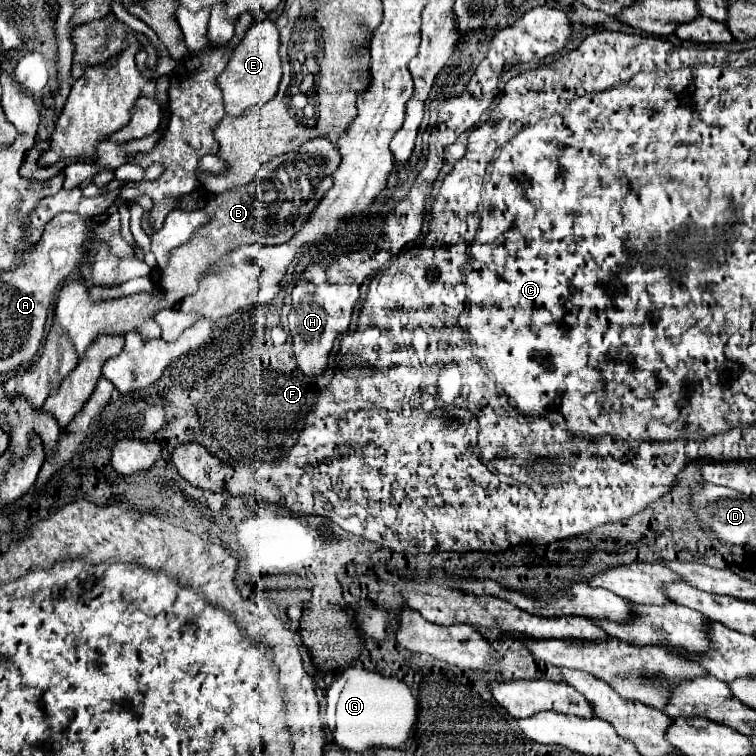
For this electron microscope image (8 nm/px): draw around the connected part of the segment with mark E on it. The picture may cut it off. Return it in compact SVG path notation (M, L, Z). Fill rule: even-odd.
M262 20L262 22L254 22L248 28L244 40L232 52L224 72L216 78L216 84L220 86L224 96L224 110L228 116L242 116L246 114L248 108L264 106L276 96L282 78L278 48L280 48L280 36L274 22Z

